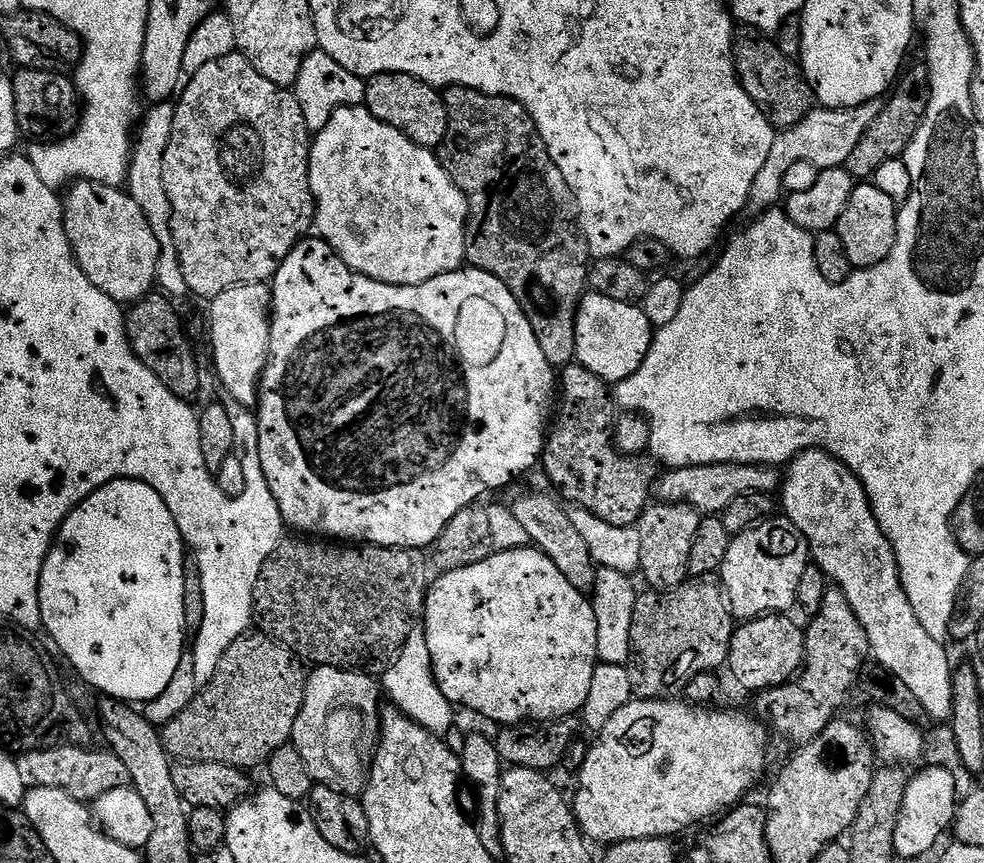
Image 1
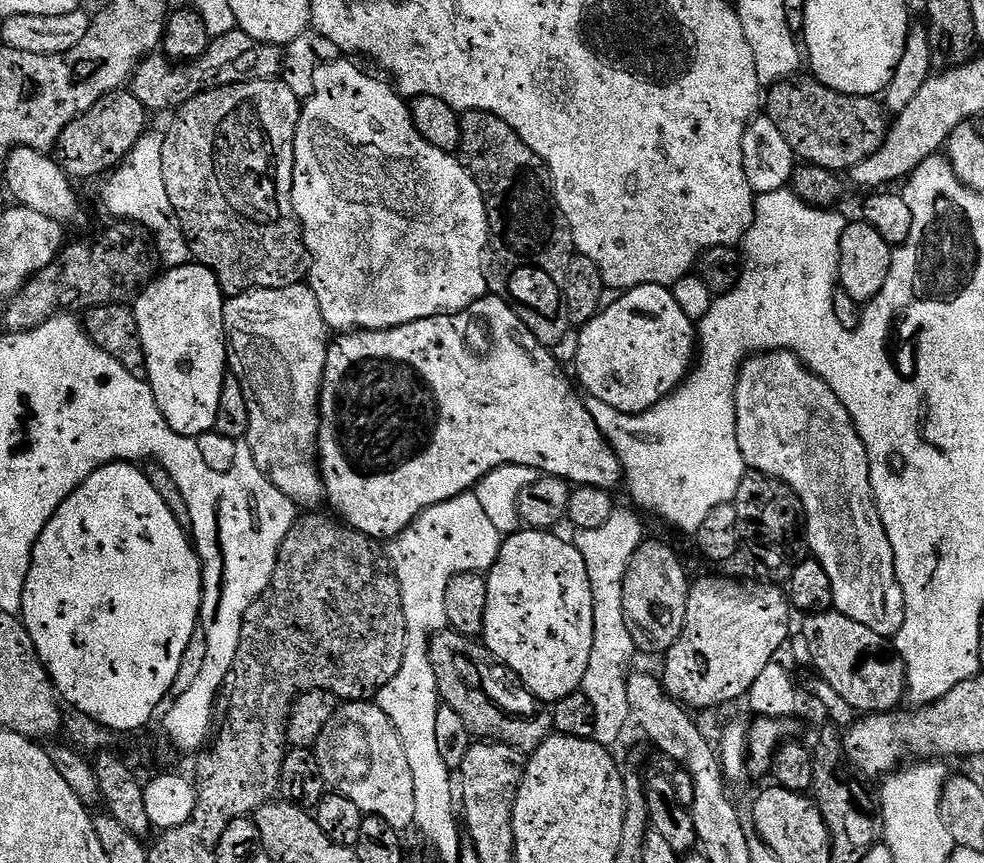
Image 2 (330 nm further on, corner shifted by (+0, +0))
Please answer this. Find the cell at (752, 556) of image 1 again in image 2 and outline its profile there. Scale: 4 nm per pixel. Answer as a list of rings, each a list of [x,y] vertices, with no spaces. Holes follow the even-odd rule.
[[[704,576],[701,580],[691,581],[682,634],[663,657],[662,683],[673,700],[683,702],[692,710],[716,710],[719,704],[730,700],[743,701],[758,674],[777,659],[776,651],[788,640],[794,609],[783,587],[772,582],[759,583],[743,584],[724,576]]]

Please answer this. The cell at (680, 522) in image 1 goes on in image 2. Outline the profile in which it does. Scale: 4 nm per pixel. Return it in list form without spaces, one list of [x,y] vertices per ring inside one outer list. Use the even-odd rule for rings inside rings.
[[[648,538],[638,546],[626,570],[622,586],[622,606],[630,634],[641,653],[667,653],[682,634],[689,587],[690,575],[684,569],[679,554],[670,545]]]

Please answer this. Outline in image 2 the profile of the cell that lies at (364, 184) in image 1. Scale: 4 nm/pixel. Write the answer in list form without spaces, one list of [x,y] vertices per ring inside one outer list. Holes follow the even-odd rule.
[[[341,58],[318,66],[318,70],[314,74],[314,90],[303,101],[300,110],[300,121],[298,122],[298,130],[296,131],[296,141],[294,142],[294,178],[292,179],[292,205],[296,211],[296,219],[300,221],[300,228],[304,232],[304,245],[308,251],[308,260],[310,263],[306,268],[307,283],[314,290],[314,294],[318,298],[318,306],[322,310],[322,318],[328,323],[329,329],[335,330],[340,334],[347,334],[353,330],[361,332],[388,332],[391,328],[398,326],[406,326],[410,322],[418,322],[422,318],[434,318],[435,316],[447,316],[454,312],[460,312],[464,308],[469,308],[474,301],[480,300],[489,295],[488,287],[489,273],[484,272],[484,260],[486,264],[486,253],[490,248],[490,237],[488,234],[488,208],[484,205],[484,195],[482,190],[478,190],[478,182],[474,182],[474,178],[469,174],[459,162],[459,159],[451,152],[443,152],[438,150],[438,146],[434,146],[430,142],[426,142],[426,138],[422,138],[422,134],[418,134],[418,130],[412,121],[412,109],[406,103],[405,97],[401,96],[399,91],[391,83],[383,84],[380,80],[375,80],[372,76],[367,76],[358,65],[357,61],[352,58]]]

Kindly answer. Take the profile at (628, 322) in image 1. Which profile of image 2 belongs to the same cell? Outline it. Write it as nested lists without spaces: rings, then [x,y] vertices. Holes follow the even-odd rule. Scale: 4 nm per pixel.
[[[643,284],[637,288],[629,288],[620,296],[612,305],[609,303],[607,307],[596,313],[594,319],[589,320],[587,324],[579,329],[580,341],[576,344],[576,376],[575,379],[580,379],[579,387],[592,395],[591,399],[595,403],[603,406],[605,409],[613,412],[645,412],[653,408],[659,400],[666,398],[680,384],[684,382],[685,376],[688,375],[694,364],[694,357],[698,352],[698,328],[690,318],[686,318],[686,314],[678,307],[678,302],[674,302],[674,294],[671,287],[662,284]]]

